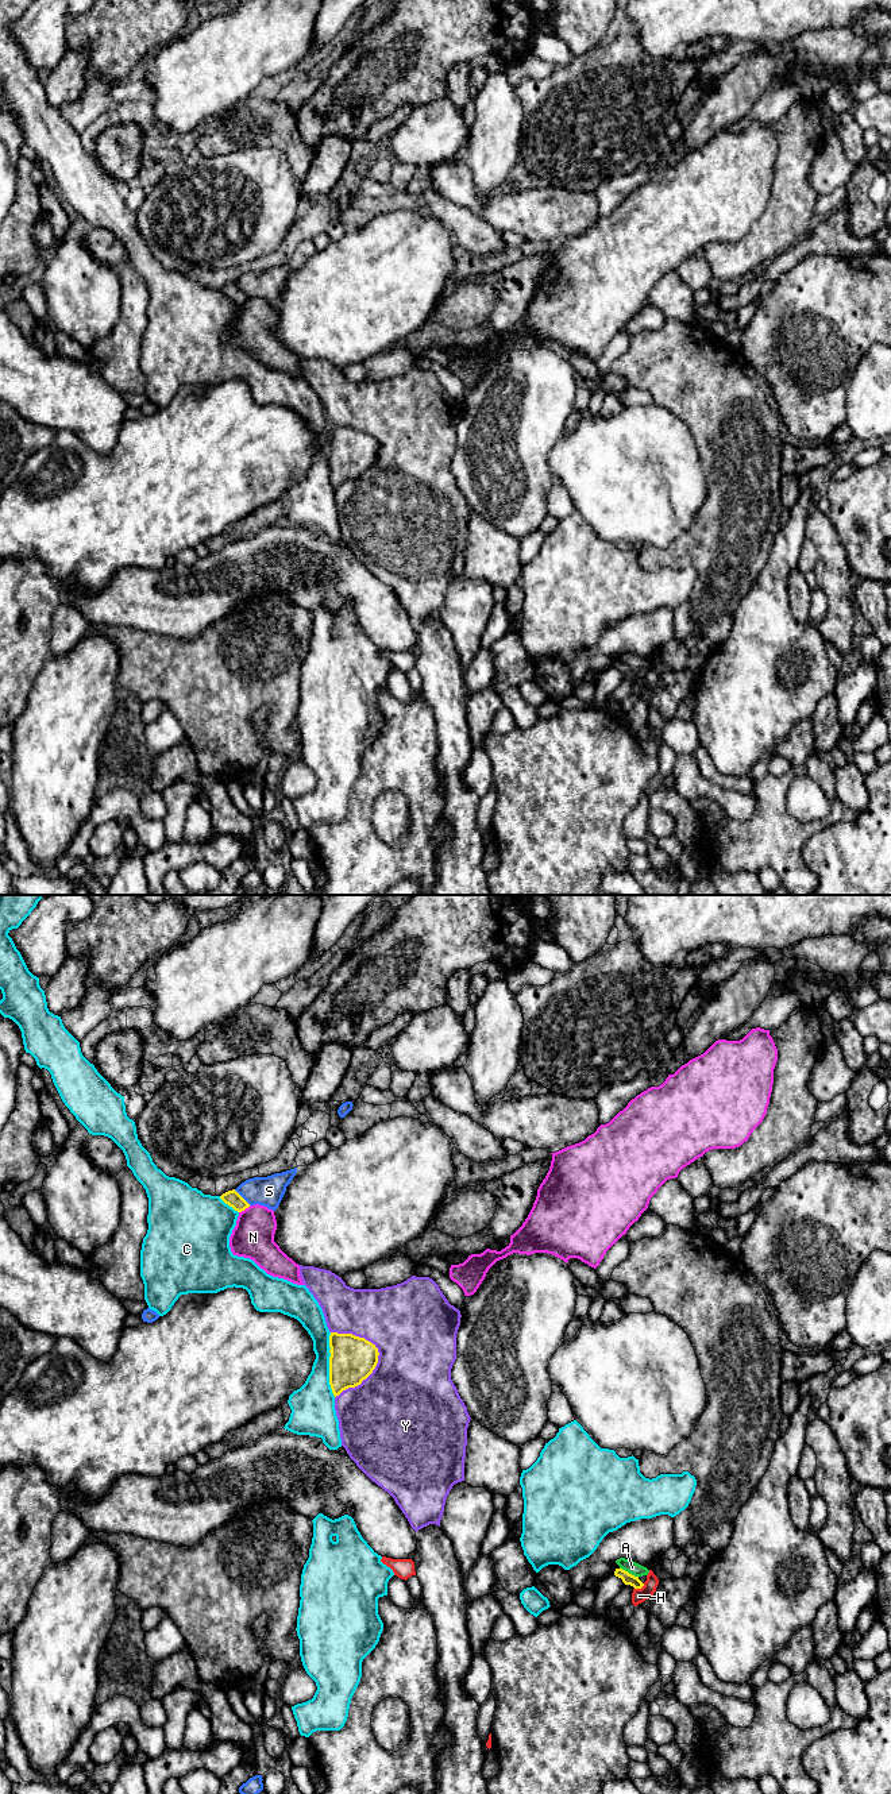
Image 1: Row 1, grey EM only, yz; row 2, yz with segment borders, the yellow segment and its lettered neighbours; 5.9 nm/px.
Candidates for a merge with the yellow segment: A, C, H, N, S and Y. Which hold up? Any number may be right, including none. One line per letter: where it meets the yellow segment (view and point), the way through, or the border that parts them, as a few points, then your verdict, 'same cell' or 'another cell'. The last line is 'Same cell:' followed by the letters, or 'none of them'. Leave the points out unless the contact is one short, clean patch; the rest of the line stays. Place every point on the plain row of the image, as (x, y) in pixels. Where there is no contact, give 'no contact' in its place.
A: yz (628, 666) | another cell
C: yz (330, 458) | another cell
H: yz (639, 681) | along yz (644, 676), (635, 682) | another cell
N: yz (245, 301) | another cell
S: yz (240, 289) | another cell
Y: yz (371, 465) | another cell
Same cell: none of them

